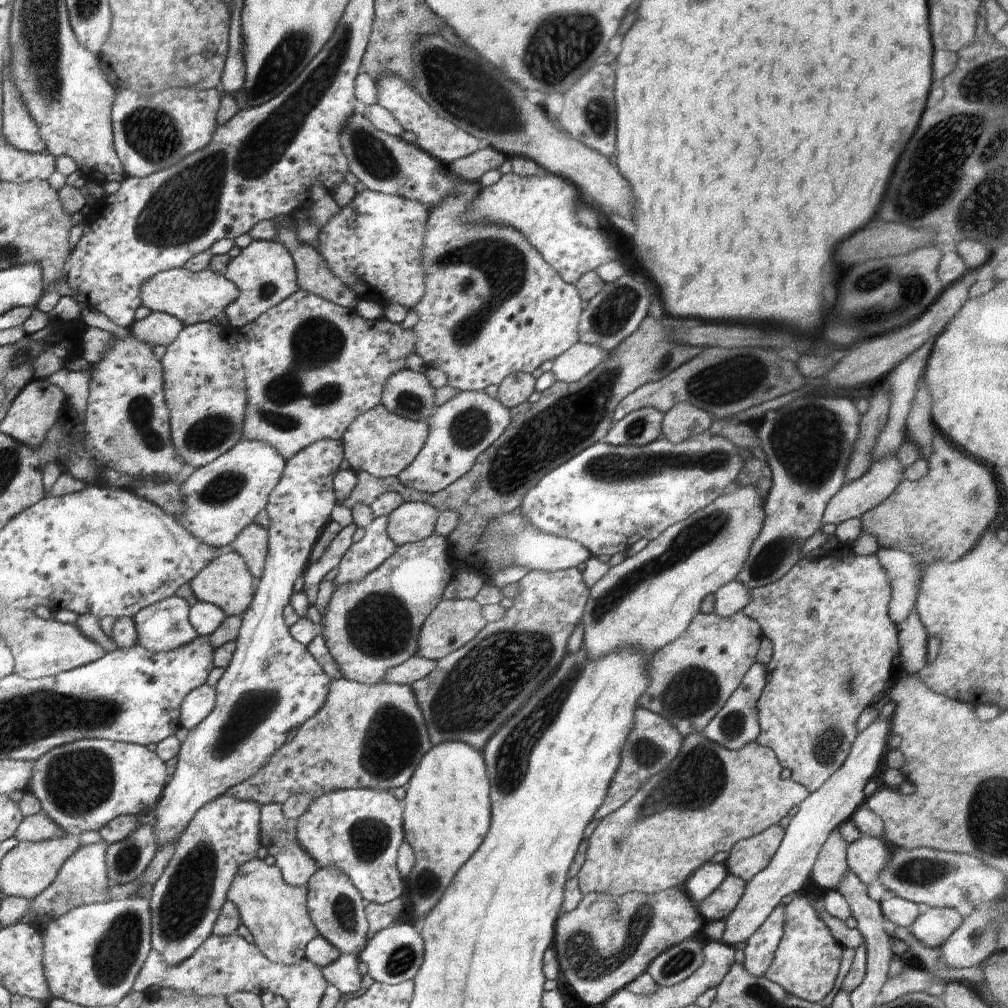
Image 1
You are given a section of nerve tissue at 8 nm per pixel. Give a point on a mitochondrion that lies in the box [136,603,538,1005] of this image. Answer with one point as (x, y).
(189, 892)

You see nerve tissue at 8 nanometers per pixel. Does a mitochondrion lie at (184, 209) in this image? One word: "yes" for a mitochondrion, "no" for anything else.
yes

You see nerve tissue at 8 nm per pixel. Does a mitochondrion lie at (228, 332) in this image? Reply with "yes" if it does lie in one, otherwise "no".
no

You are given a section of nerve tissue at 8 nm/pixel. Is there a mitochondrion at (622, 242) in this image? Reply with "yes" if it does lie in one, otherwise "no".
no

